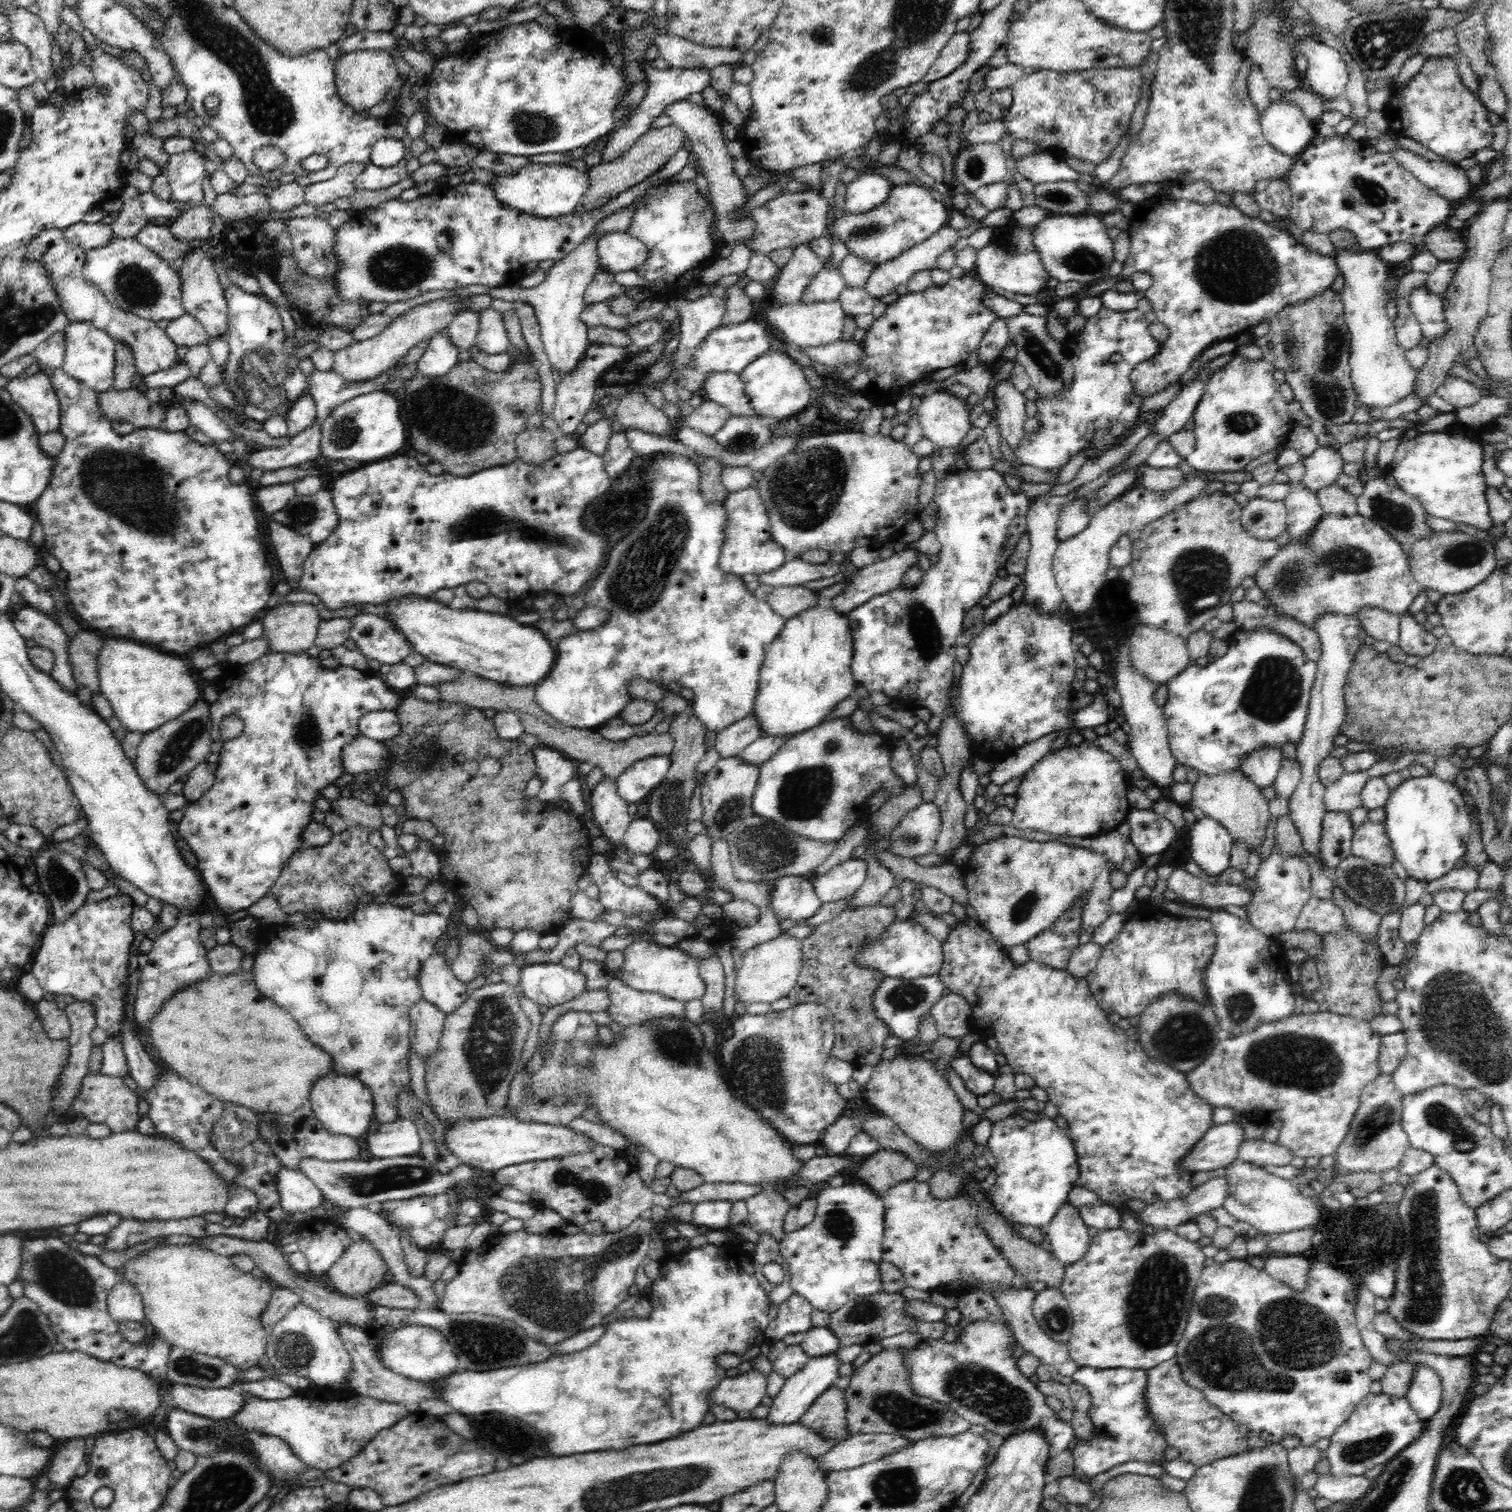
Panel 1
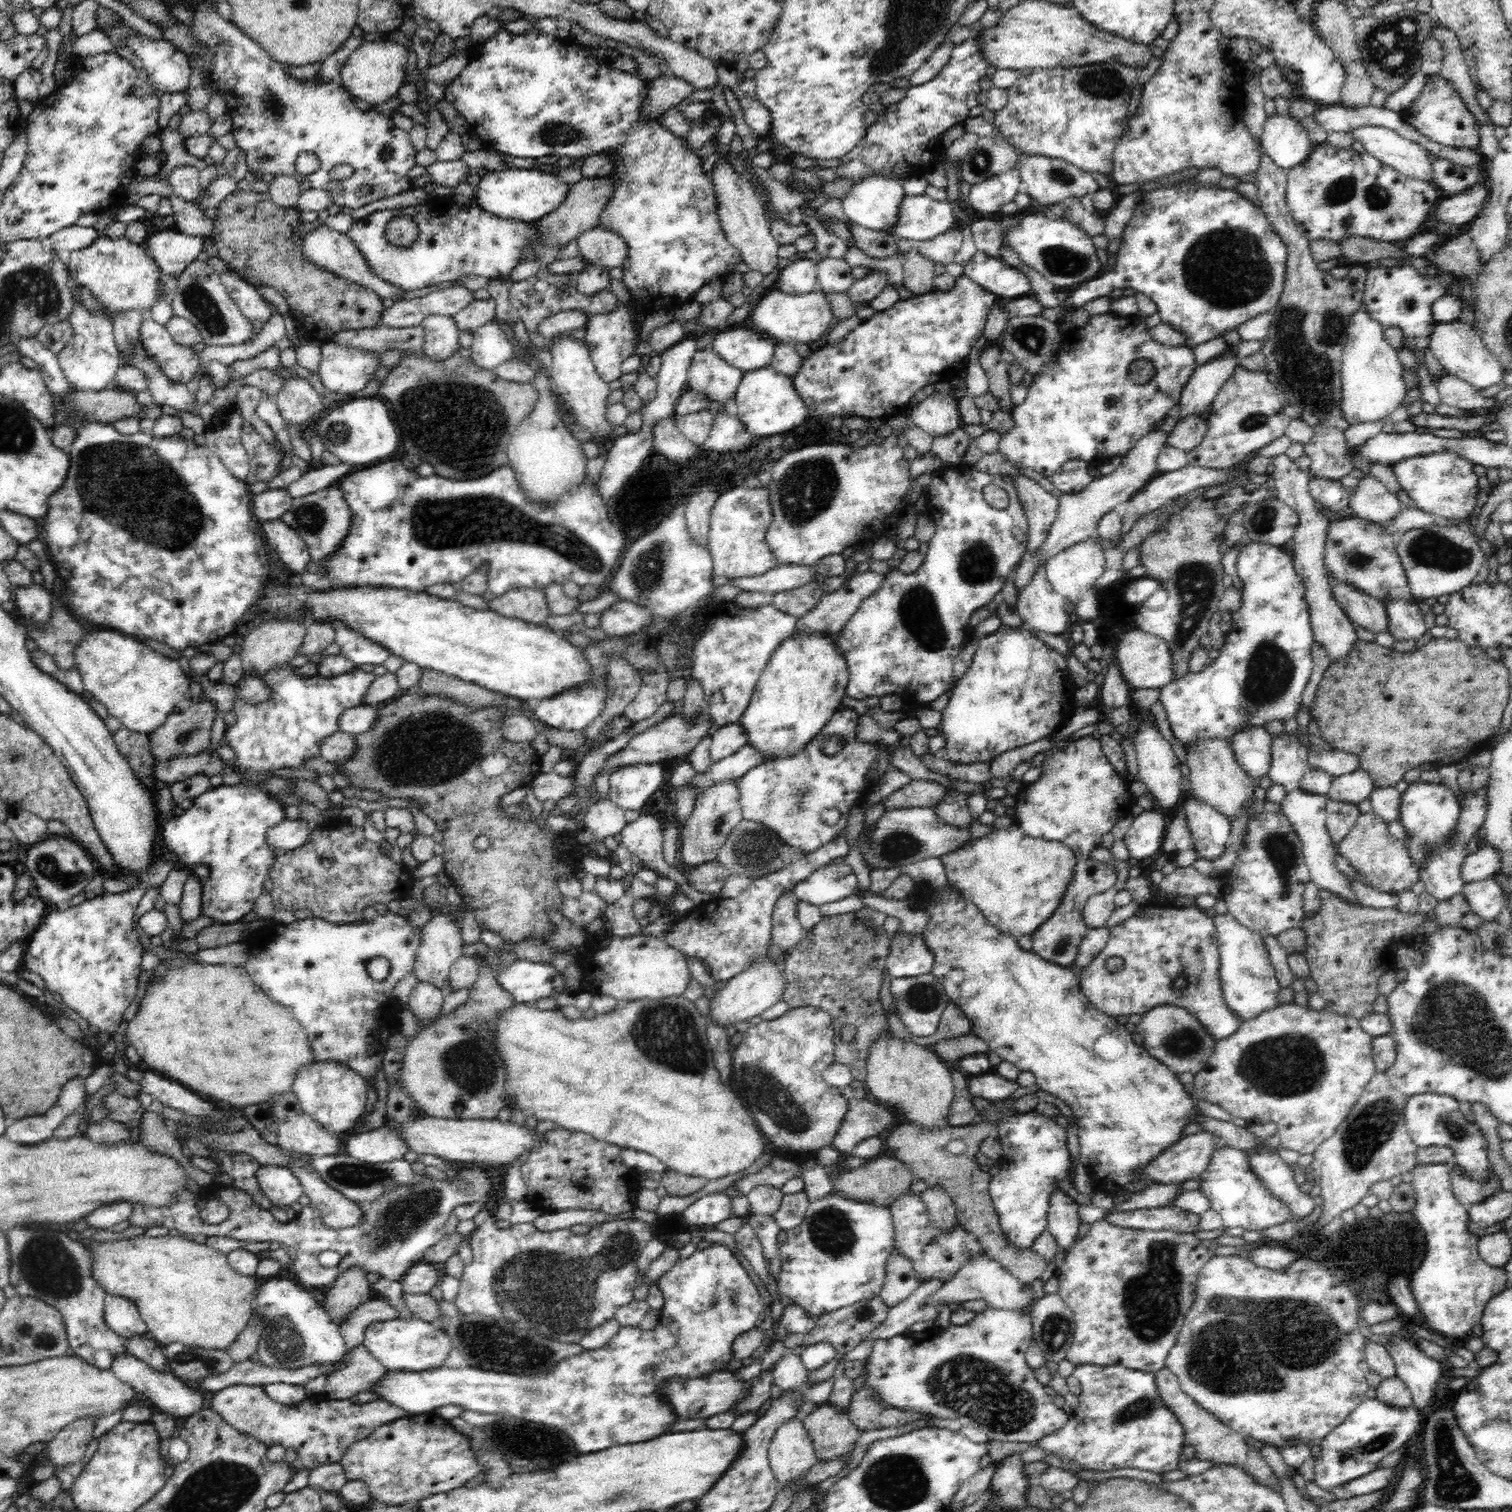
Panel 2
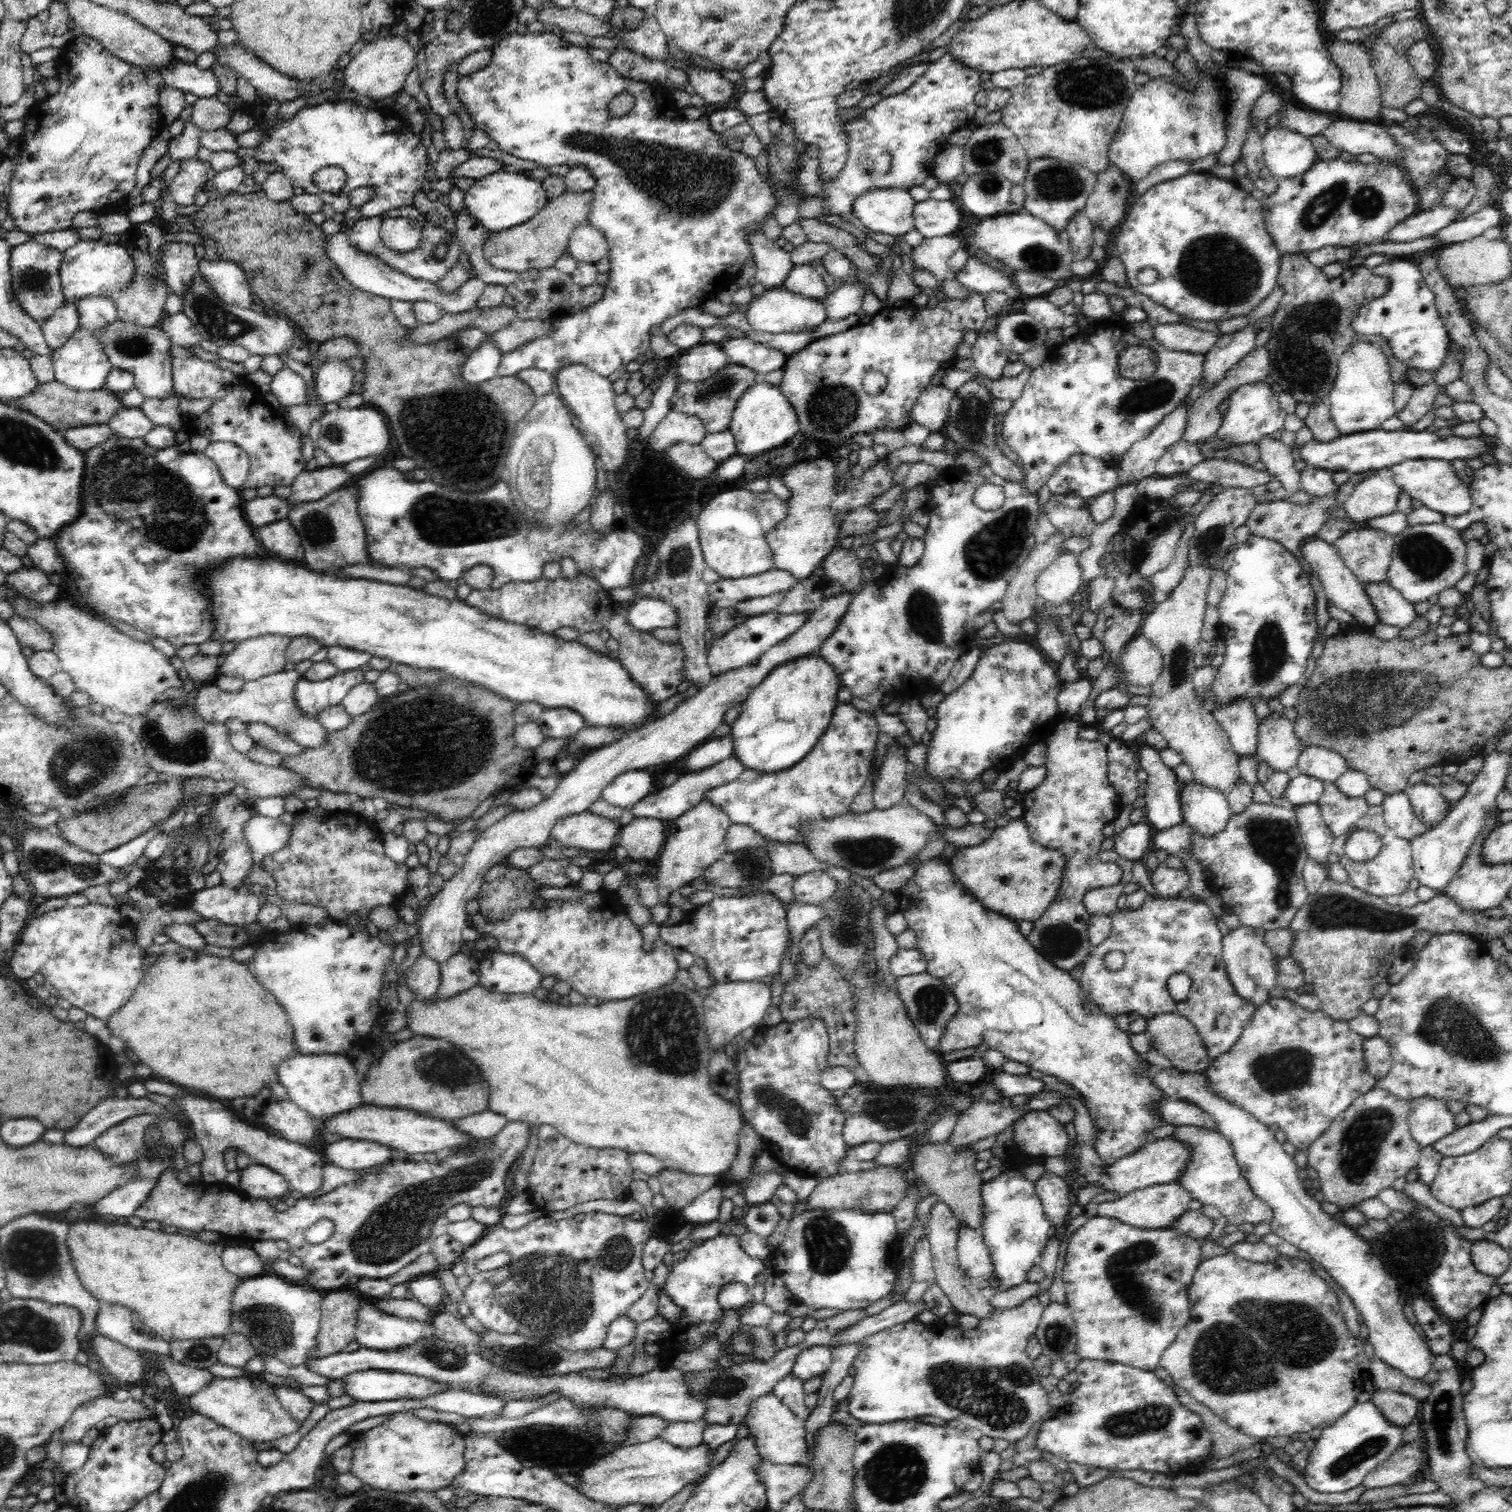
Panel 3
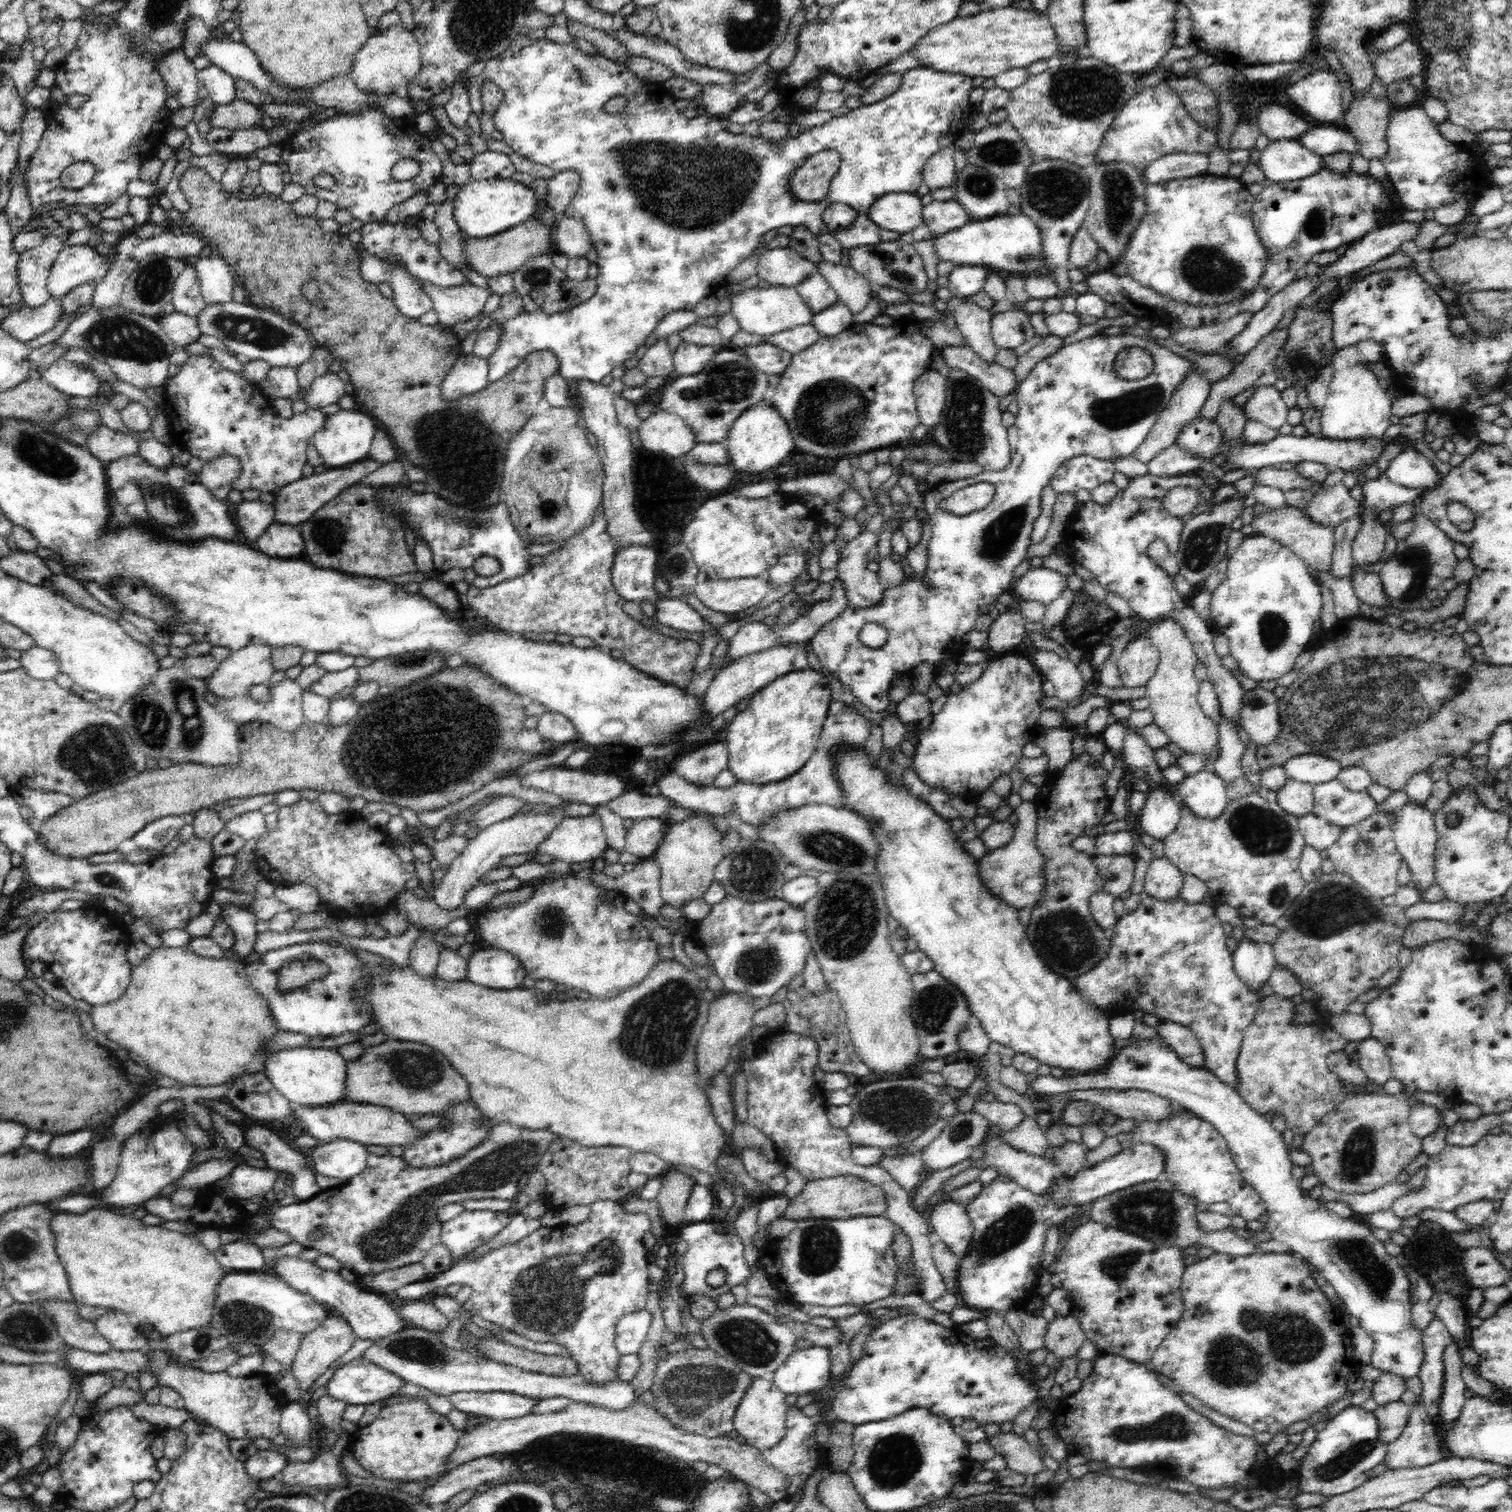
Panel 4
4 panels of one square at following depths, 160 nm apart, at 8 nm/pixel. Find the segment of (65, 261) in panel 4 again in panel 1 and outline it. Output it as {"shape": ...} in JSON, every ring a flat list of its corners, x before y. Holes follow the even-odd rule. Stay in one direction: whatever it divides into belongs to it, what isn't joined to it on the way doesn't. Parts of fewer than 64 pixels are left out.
{"shape":[[114,236,110,242,85,253,84,278,102,290,112,307,156,324,187,314,182,305,182,279,178,271,154,251,140,244,136,237]]}

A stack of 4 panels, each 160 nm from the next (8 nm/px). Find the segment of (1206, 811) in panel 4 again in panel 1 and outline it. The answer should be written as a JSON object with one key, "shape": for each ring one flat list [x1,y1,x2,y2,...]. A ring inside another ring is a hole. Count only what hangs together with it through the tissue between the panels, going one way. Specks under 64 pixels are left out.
{"shape":[[1205,817,1188,826,1189,849,1192,861,1204,874,1216,878,1231,862,1234,841,1224,826,1216,820]]}

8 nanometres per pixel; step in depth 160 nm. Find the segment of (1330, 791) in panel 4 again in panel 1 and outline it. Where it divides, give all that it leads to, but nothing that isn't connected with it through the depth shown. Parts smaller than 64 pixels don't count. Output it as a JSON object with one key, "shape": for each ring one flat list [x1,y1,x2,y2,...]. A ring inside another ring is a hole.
{"shape":[[1348,812,1324,814,1320,836,1320,861,1323,868,1334,869,1351,856,1352,838,1355,832]]}

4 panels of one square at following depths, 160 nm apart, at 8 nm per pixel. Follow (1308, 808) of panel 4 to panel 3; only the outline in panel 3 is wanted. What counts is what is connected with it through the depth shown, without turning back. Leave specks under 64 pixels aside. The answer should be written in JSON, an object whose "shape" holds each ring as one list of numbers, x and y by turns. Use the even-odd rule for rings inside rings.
{"shape":[[1294,773,1283,798,1286,802,1290,802,1292,808,1295,808,1296,806,1316,804,1324,792,1323,780]]}

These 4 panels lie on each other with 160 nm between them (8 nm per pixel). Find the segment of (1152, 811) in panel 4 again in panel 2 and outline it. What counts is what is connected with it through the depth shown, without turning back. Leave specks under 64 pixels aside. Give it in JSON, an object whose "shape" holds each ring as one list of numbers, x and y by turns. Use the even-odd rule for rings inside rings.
{"shape":[[1144,717,1138,720,1138,728,1133,738,1134,752,1136,753,1138,774,1137,781,1143,785,1146,794,1156,798,1154,810,1164,814,1172,809,1176,809,1178,800,1182,798,1181,780,1183,776,1180,772,1179,761,1172,751,1172,745,1160,733,1154,723,1146,723]]}

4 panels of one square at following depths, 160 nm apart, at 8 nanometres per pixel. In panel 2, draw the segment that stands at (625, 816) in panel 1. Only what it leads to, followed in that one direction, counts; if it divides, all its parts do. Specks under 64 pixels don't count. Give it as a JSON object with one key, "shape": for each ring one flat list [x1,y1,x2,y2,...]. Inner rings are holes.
{"shape":[[604,798,589,806,582,830,591,832,596,838,604,840,608,836,615,837,616,834,621,834,626,824,625,811,612,800]]}

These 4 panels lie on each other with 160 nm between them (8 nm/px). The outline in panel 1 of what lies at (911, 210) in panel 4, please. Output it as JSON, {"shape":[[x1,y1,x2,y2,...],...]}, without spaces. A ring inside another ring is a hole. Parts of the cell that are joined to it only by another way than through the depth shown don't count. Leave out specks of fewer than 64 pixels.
{"shape":[[864,172,847,184,846,208,852,213,867,213,875,206,882,205,893,184,888,178,876,172]]}

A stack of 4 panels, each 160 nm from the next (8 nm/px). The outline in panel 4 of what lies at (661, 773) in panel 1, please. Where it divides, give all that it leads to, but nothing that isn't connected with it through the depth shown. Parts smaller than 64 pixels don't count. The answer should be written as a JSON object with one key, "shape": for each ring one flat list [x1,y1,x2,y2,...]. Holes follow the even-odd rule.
{"shape":[[553,766,541,771,522,776,522,787,524,789,534,788,543,790,556,796,560,796,564,801,572,803,587,804,592,807,596,805,606,805,608,802,618,798,628,791,626,782,615,774,590,774,582,769,565,768,564,766]]}

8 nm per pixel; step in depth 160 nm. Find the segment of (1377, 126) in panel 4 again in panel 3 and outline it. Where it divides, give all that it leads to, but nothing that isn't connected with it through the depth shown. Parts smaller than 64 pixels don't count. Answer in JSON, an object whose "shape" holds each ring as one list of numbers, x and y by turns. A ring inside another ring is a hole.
{"shape":[[1332,40,1327,45,1330,58,1342,71,1342,88,1340,91,1340,106,1338,114,1342,118,1354,121,1369,121,1380,117,1379,110,1383,106,1380,99,1380,85,1377,81,1377,74,1371,63,1369,53,1364,51,1364,45,1354,41]]}

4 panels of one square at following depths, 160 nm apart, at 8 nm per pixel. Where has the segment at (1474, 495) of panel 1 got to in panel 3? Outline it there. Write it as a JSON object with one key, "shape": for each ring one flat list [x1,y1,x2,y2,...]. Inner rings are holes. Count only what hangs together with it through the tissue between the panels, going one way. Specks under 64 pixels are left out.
{"shape":[[1408,458,1400,464,1389,467,1396,486,1414,500,1420,500,1426,509,1441,512,1443,515,1460,516,1472,506,1470,489,1458,477,1456,468,1449,460,1429,458]]}

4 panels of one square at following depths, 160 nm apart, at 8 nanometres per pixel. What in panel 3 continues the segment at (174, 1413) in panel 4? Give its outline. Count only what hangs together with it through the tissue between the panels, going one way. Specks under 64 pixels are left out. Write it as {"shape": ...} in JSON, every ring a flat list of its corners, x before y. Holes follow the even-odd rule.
{"shape":[[112,1395,99,1397,74,1410,66,1426,61,1428,60,1444,64,1446,68,1442,81,1442,90,1428,100,1427,113,1418,134,1420,148,1417,156,1418,142,1403,130,1398,120,1402]]}

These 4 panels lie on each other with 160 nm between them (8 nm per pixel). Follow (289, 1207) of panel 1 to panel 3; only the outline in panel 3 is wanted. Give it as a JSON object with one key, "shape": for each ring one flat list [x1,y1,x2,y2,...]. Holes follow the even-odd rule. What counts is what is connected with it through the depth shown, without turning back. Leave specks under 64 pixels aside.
{"shape":[[250,1164,240,1172,239,1190,260,1200,288,1199,291,1192,288,1181,279,1172,264,1165]]}

